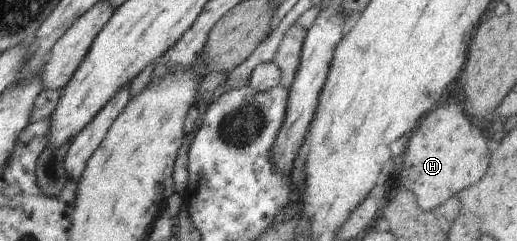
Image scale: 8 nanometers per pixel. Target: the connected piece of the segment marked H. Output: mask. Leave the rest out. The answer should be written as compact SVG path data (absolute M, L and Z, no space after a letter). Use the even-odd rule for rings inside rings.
M439 103L407 137L399 180L413 192L416 203L424 211L437 208L458 192L477 184L485 176L493 153L487 146L487 137L455 103Z

